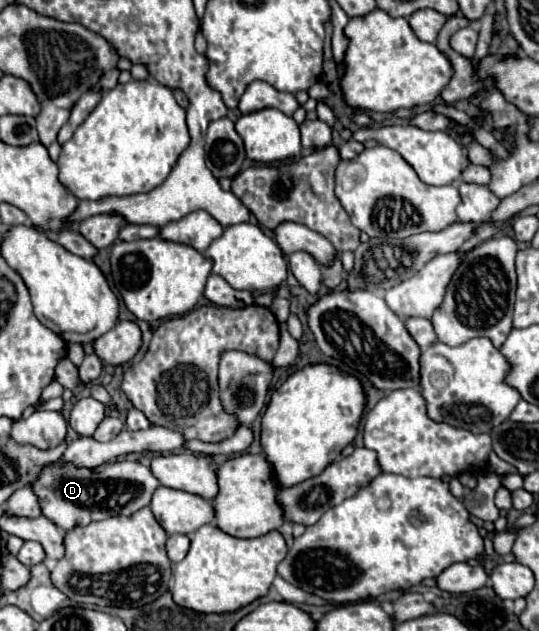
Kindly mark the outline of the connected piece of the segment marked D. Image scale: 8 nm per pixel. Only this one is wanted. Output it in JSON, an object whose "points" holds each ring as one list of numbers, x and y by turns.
{"points":[[57,460,43,466,37,480,31,482,31,490,39,500,43,516,63,530,71,530,75,526,85,526,119,514,129,516,151,502,153,490,157,486,157,478,149,474,147,466,131,460,107,462,93,470,73,468,73,464]]}

